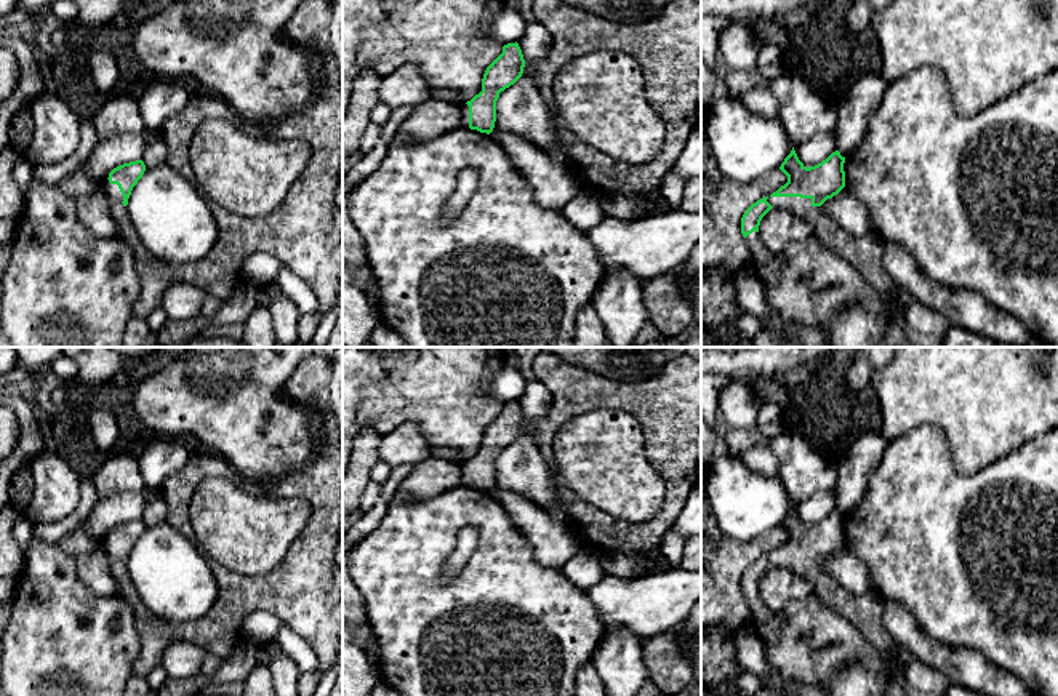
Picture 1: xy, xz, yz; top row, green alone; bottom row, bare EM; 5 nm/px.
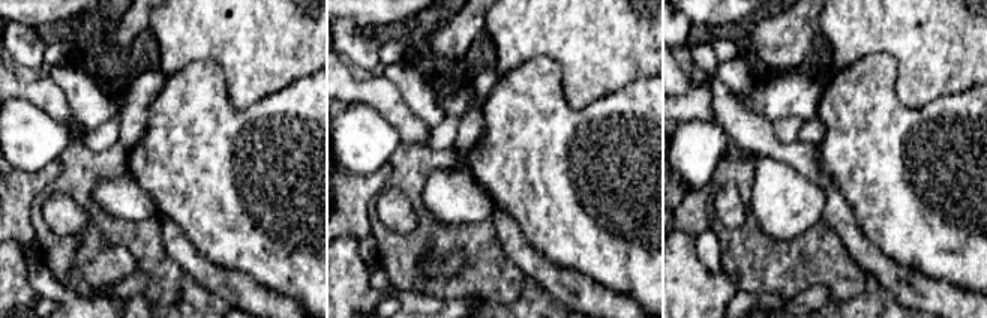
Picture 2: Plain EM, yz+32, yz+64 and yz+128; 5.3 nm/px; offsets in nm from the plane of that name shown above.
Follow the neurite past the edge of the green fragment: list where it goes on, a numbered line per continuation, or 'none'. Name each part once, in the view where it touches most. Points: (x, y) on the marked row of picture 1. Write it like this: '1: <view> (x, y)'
1: yz (866, 255)

